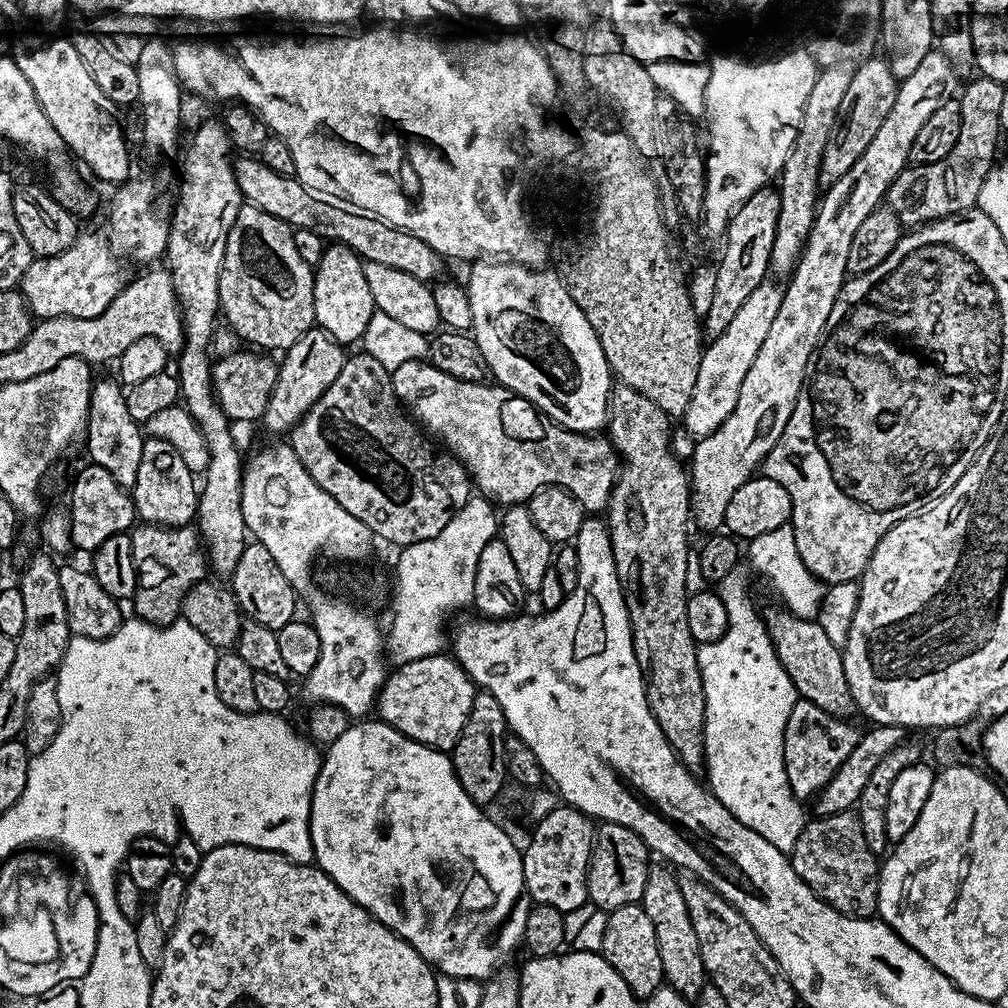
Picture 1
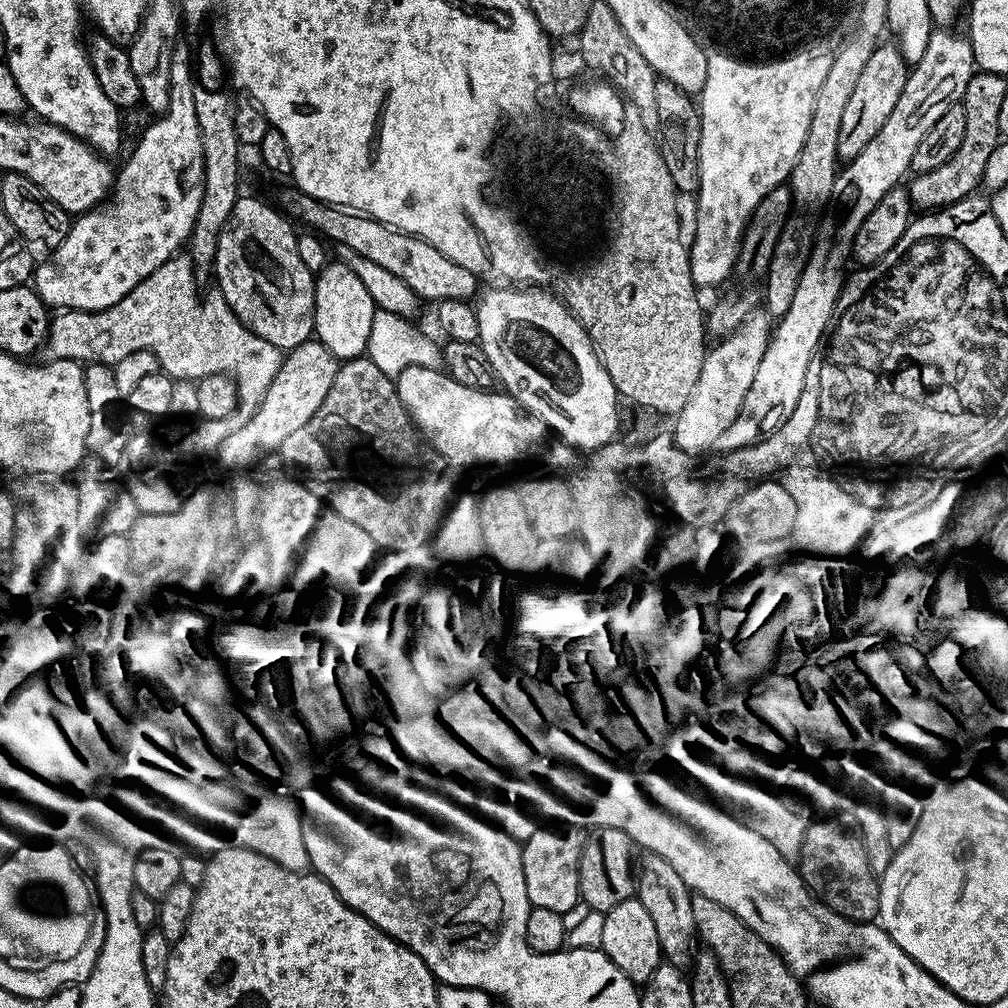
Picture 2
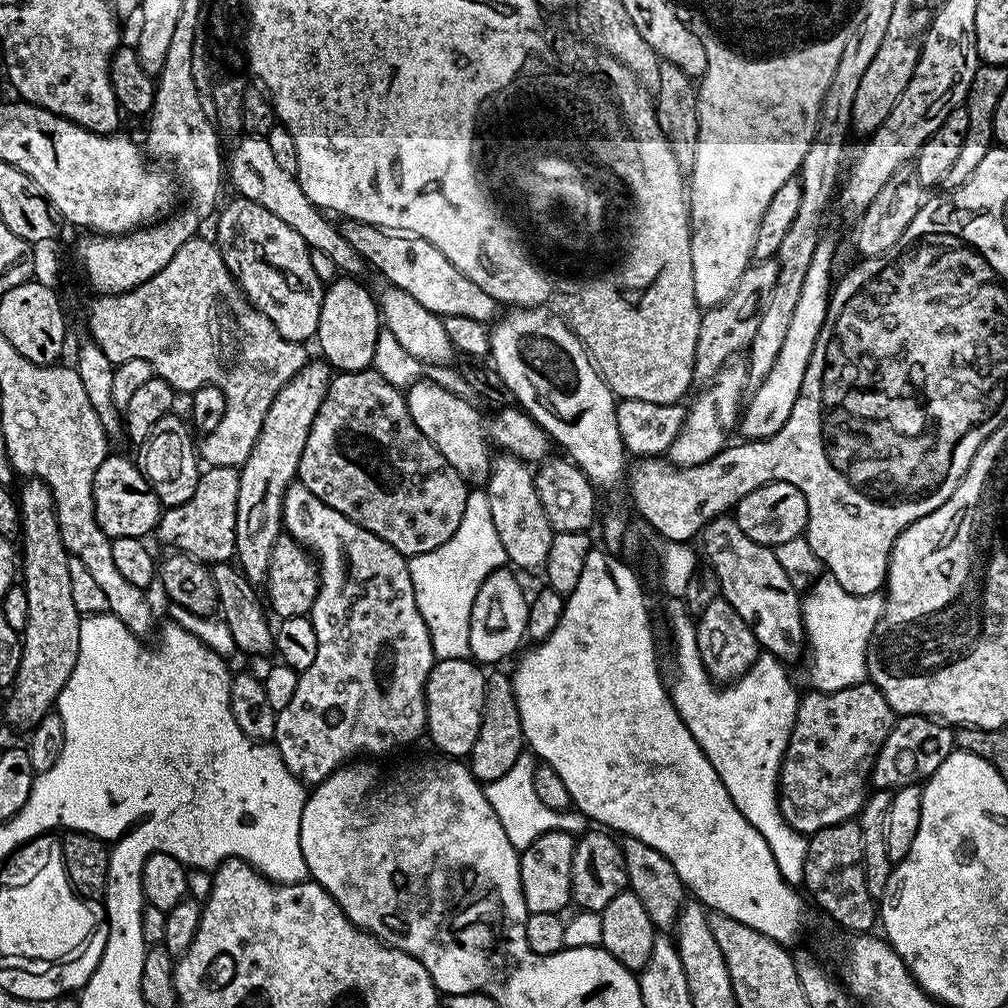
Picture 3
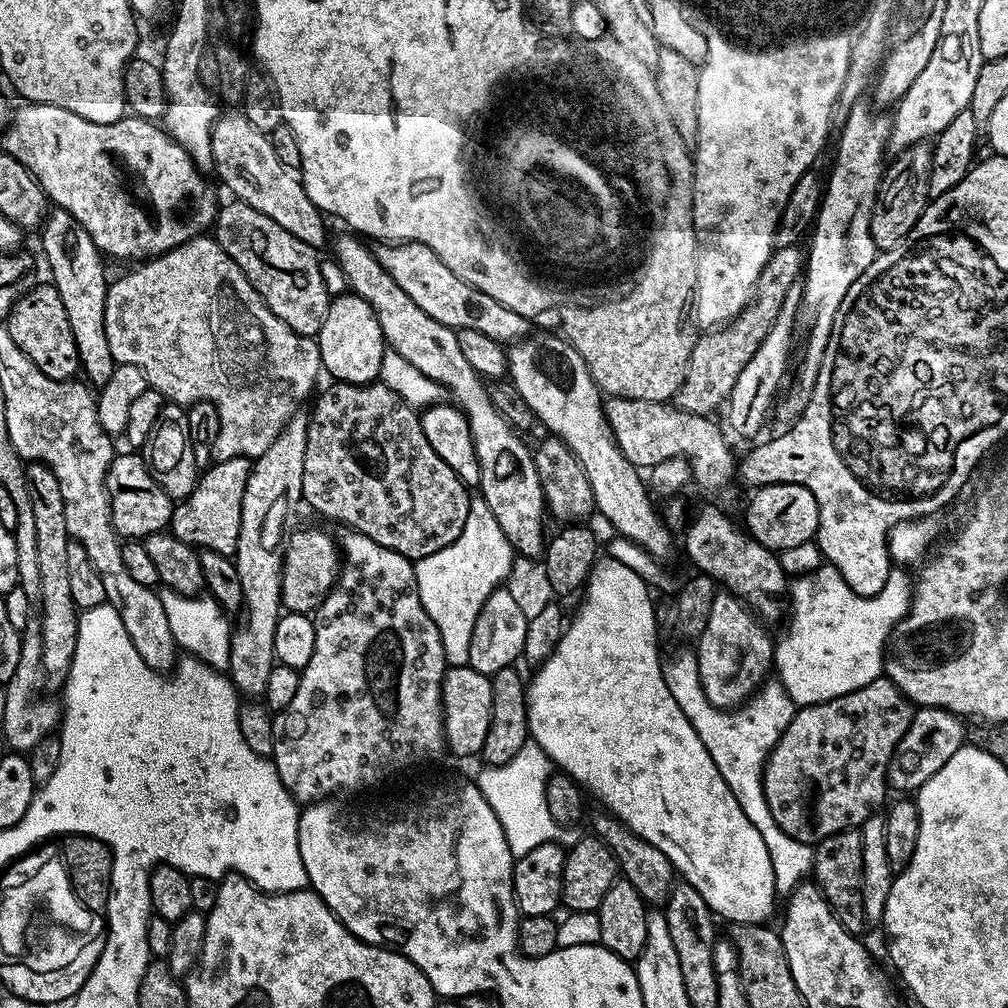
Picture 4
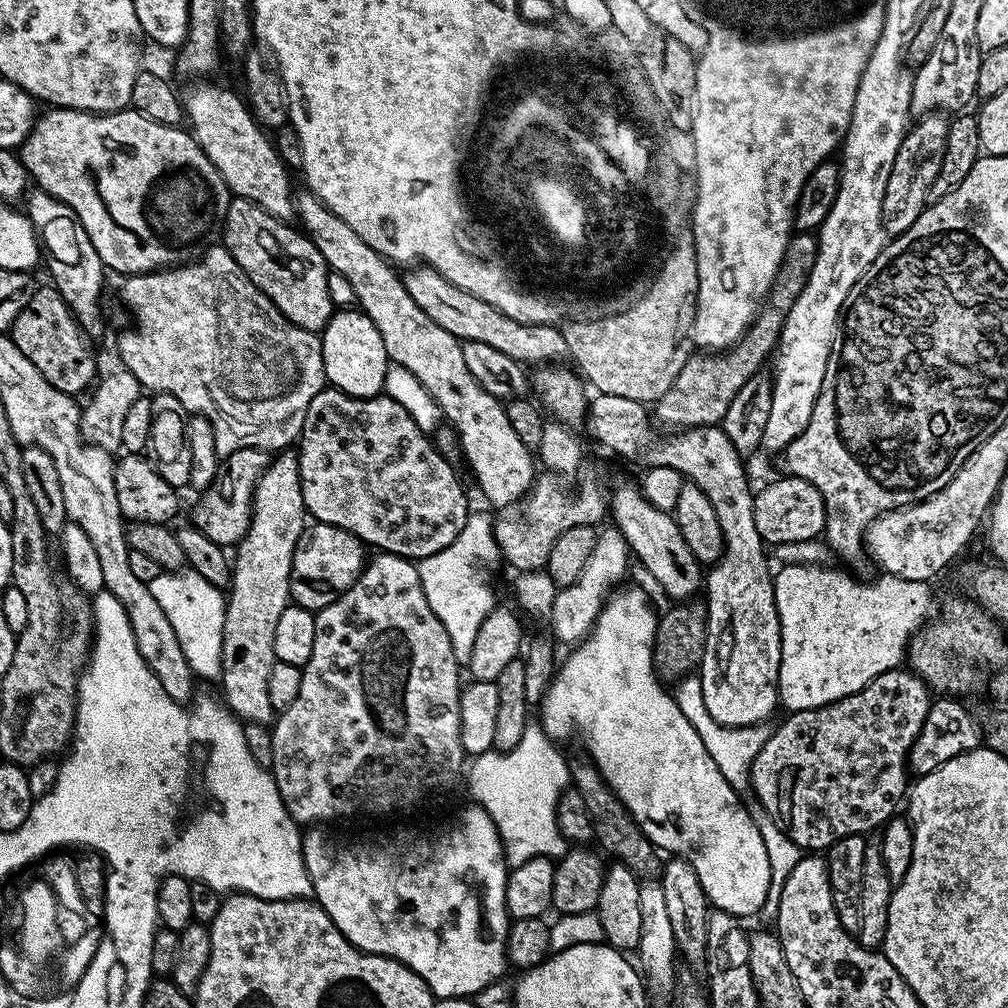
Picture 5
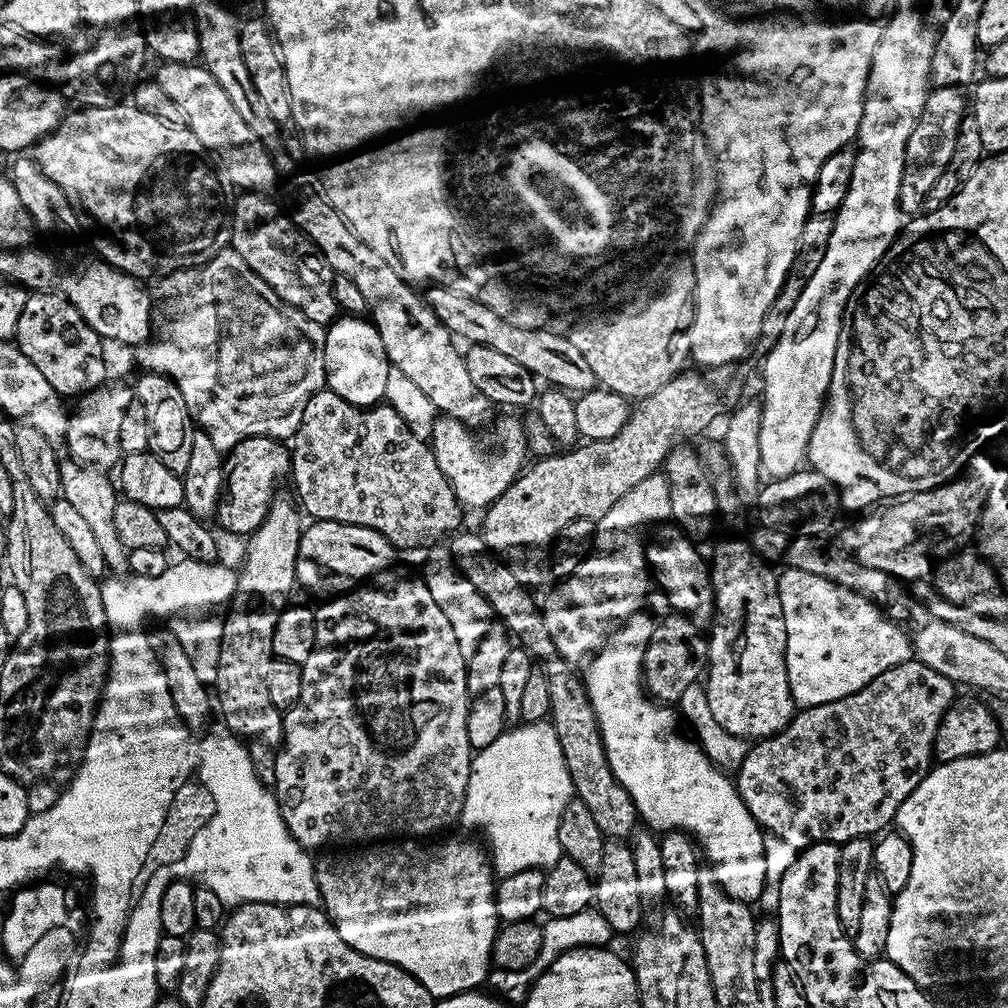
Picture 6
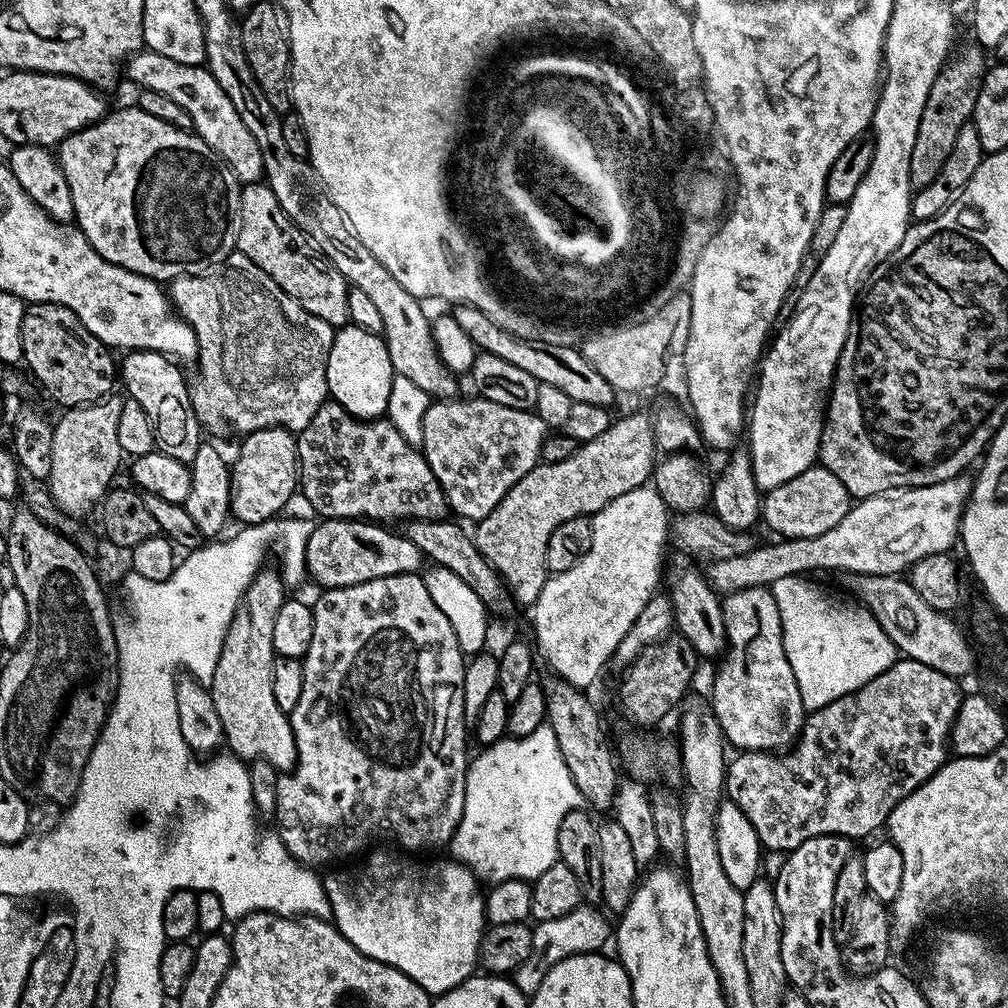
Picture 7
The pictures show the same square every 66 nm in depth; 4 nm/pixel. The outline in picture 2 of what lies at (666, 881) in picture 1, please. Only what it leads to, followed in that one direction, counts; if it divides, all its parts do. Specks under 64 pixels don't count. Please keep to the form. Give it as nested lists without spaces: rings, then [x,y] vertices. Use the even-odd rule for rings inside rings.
[[[641,851],[639,855],[640,857],[637,855],[634,860],[635,899],[640,900],[642,906],[646,906],[646,911],[654,921],[661,957],[681,970],[687,969],[698,948],[692,905],[693,893],[686,886],[686,882],[682,882],[678,870],[674,870],[674,866],[666,862],[666,858],[645,851]]]

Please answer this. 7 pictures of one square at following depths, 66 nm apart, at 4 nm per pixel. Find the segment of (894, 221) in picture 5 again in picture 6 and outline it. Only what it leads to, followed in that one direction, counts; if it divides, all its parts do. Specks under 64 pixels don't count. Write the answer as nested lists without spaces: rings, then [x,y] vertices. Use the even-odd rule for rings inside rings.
[[[933,87],[926,98],[926,106],[922,106],[922,118],[918,118],[918,126],[910,133],[910,142],[906,142],[906,158],[902,166],[902,186],[898,186],[898,202],[901,213],[916,214],[926,202],[926,194],[930,194],[934,182],[938,182],[942,170],[950,166],[950,158],[954,155],[954,145],[958,142],[958,126],[964,121],[964,96],[959,87]]]

